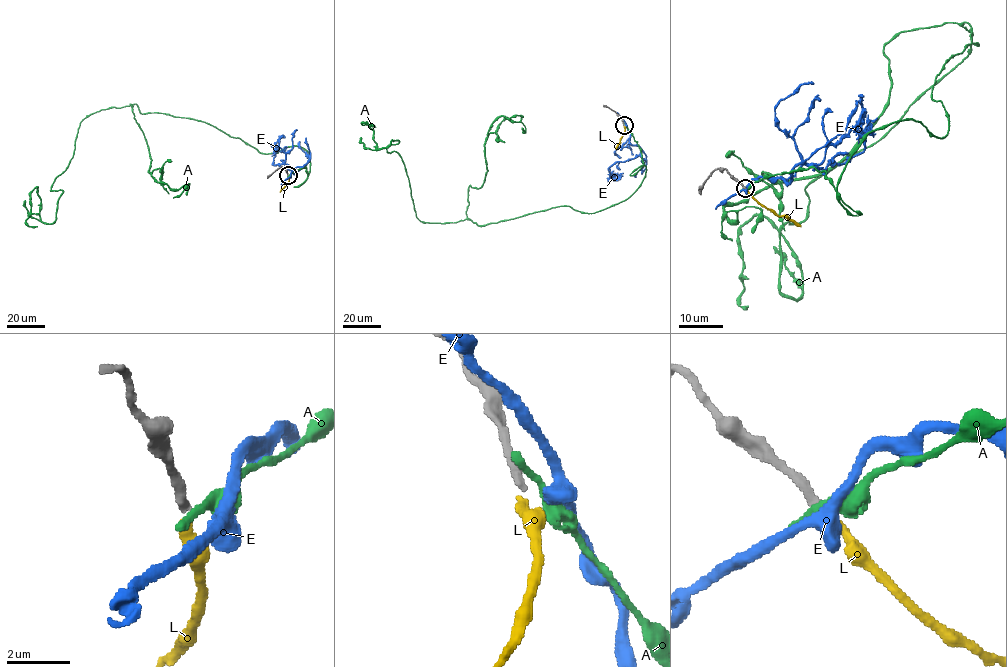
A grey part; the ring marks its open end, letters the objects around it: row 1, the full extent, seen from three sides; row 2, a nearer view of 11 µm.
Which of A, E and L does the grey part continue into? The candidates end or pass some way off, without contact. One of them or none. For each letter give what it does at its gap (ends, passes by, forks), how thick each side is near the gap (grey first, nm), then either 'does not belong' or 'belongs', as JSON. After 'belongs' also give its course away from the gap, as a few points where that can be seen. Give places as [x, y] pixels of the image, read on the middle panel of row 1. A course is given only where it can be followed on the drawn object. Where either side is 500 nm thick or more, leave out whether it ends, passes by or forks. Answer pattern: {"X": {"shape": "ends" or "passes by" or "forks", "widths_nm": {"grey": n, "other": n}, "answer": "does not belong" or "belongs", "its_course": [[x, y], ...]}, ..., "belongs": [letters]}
{"A": {"shape": "ends", "widths_nm": {"grey": 280, "other": 360}, "answer": "does not belong"}, "E": {"widths_nm": {"grey": 280, "other": 500}, "answer": "does not belong"}, "L": {"shape": "ends", "widths_nm": {"grey": 280, "other": 280}, "answer": "belongs", "its_course": [[624, 125], [625, 131], [616, 149]]}, "belongs": ["L"]}

